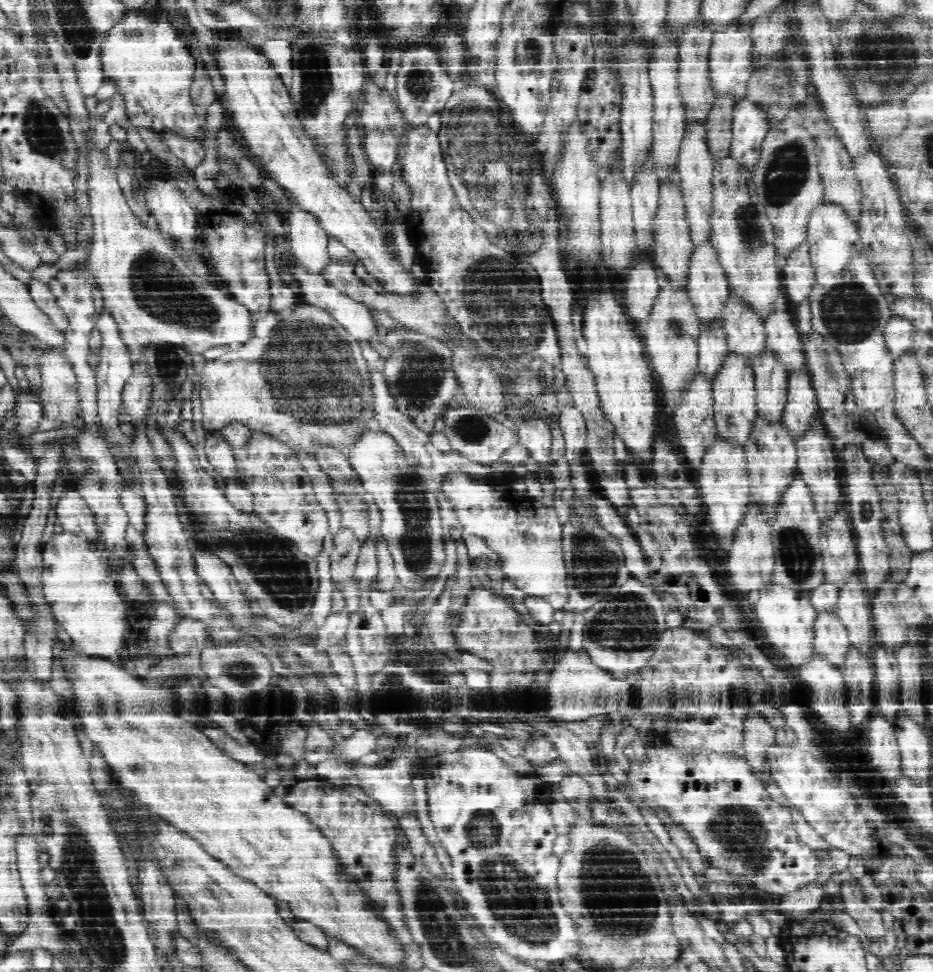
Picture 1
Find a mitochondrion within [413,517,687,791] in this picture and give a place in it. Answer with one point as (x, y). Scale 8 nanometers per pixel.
(630, 621)

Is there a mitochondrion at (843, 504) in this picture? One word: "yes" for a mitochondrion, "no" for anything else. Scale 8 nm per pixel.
no

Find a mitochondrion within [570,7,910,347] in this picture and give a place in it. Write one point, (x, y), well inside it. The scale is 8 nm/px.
(786, 173)

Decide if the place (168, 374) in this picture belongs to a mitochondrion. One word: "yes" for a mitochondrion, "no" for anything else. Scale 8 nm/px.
yes

